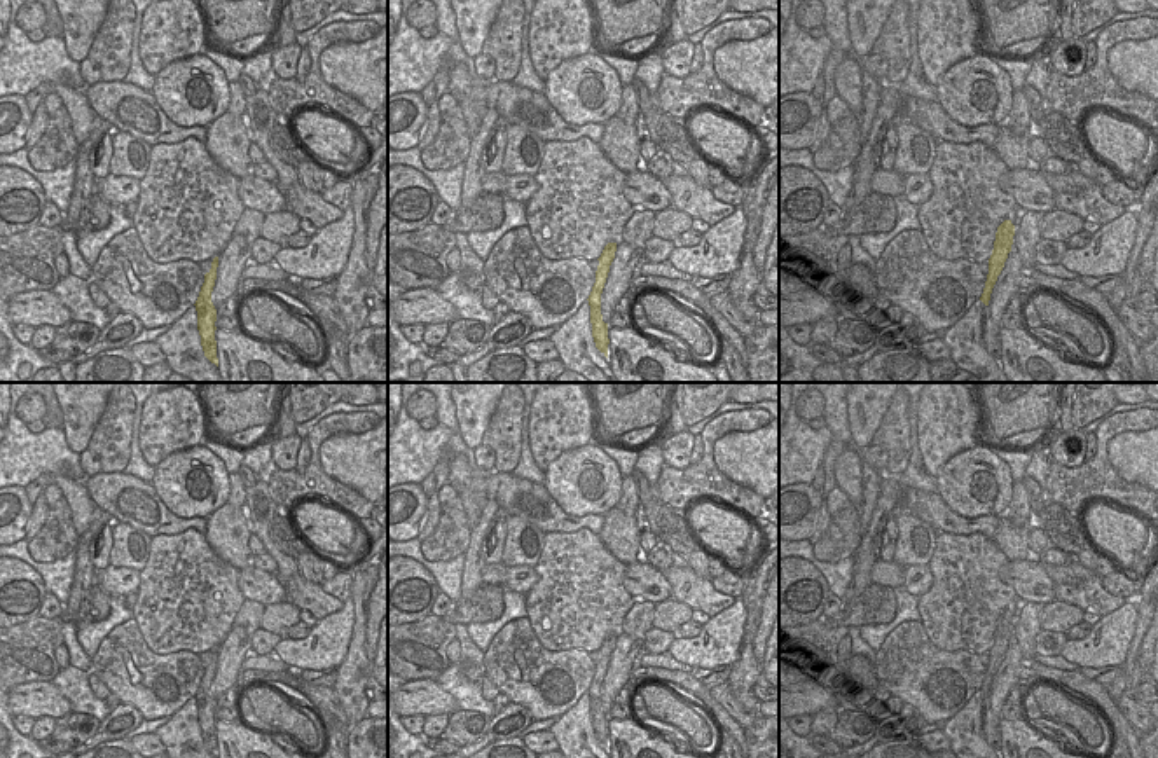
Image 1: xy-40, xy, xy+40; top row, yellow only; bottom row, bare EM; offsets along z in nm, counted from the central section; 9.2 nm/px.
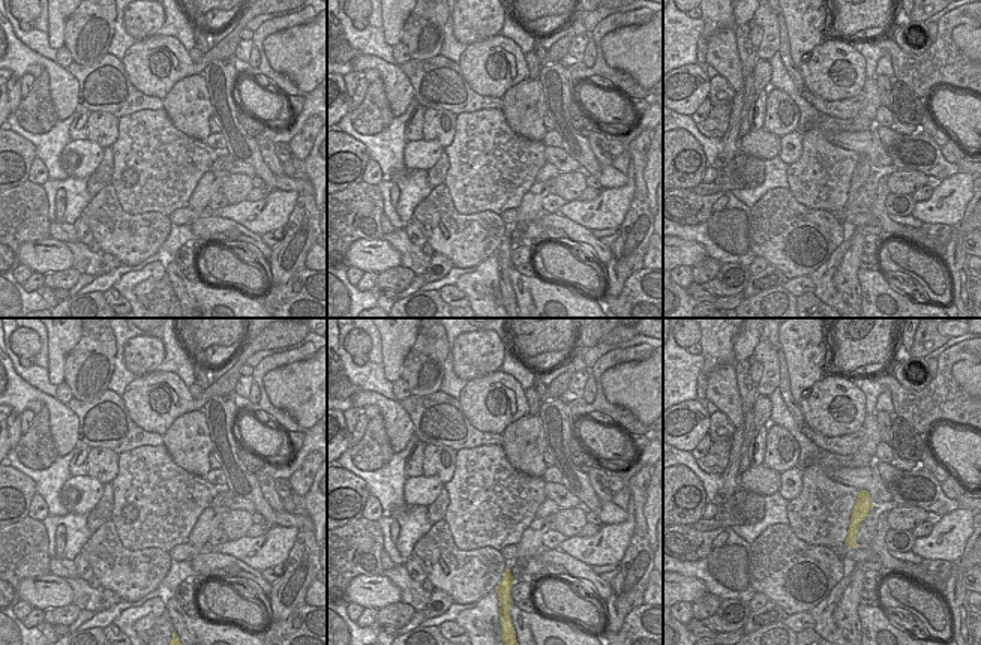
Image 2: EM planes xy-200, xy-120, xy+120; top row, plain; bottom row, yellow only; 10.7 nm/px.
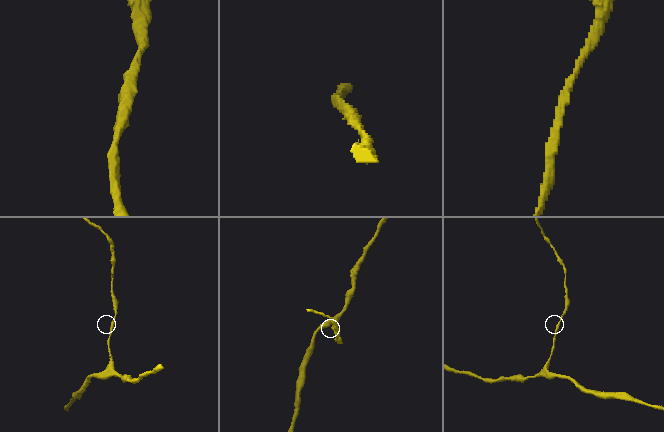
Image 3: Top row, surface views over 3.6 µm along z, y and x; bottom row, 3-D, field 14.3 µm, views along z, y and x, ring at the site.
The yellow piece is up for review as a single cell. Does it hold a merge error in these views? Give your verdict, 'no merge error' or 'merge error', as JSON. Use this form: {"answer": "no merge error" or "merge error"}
{"answer": "no merge error"}

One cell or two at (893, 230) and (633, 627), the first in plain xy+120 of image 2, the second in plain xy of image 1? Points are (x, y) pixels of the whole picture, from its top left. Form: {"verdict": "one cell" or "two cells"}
{"verdict": "one cell"}

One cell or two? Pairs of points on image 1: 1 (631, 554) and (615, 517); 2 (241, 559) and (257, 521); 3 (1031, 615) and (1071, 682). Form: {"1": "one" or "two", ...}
{"1": "one", "2": "two", "3": "one"}

